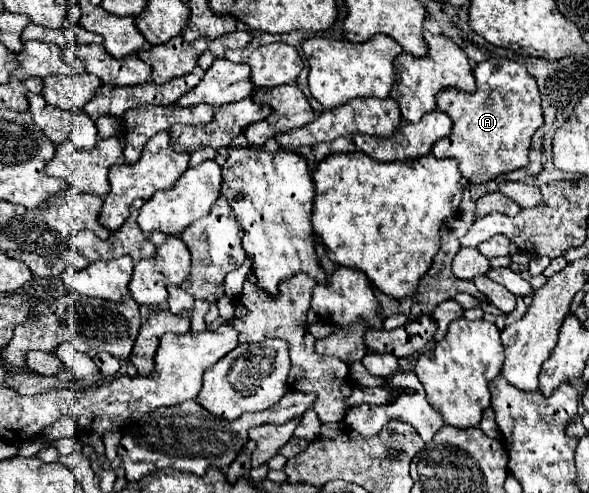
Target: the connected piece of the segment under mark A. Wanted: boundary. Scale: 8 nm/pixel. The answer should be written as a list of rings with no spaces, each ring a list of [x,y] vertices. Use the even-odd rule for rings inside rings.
[[[488,58],[474,68],[474,76],[478,86],[474,94],[456,88],[436,94],[436,104],[450,116],[452,130],[432,146],[430,154],[436,158],[456,158],[462,176],[470,184],[482,184],[528,164],[532,134],[542,126],[542,106],[534,76],[514,60]]]

